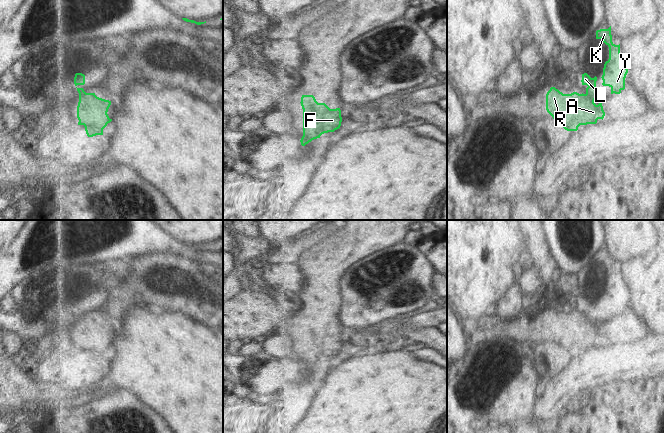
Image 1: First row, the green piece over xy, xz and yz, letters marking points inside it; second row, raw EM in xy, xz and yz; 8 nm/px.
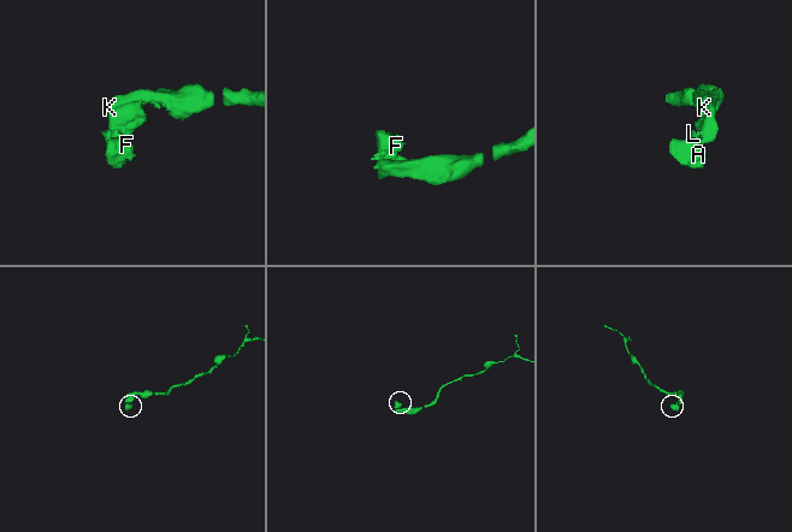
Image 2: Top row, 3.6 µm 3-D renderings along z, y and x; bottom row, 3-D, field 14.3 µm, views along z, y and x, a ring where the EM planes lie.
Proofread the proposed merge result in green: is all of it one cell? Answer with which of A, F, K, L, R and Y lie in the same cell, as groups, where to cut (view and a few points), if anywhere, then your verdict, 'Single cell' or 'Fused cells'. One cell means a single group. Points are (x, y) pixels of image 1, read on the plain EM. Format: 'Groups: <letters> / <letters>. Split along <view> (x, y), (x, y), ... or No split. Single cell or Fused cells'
Groups: A F R / K L Y. Split along yz (584, 318), (589, 324), (593, 325). Fused cells.

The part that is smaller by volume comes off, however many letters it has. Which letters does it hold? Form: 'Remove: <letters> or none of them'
Remove: A, F, R

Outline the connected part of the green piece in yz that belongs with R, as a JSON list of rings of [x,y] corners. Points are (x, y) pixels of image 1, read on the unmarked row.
[[[551,311],[546,318],[546,334],[567,355],[577,355],[580,349],[596,348],[605,340],[602,327],[596,329],[585,318],[563,318]]]

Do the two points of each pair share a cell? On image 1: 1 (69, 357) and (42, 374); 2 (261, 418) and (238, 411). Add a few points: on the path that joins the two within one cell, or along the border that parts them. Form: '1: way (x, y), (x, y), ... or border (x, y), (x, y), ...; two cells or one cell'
1: way (62, 360), (49, 367); one cell
2: way (255, 418), (249, 418), (244, 414); one cell

